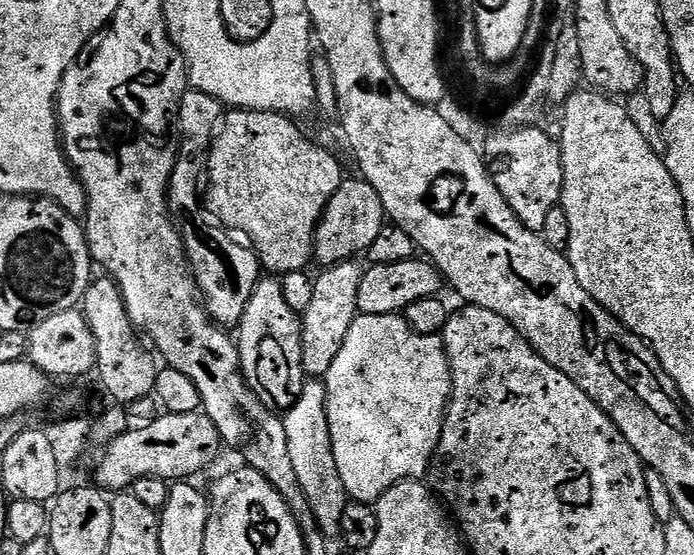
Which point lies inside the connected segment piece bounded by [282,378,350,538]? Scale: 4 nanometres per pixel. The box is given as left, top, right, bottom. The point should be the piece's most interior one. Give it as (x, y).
(307, 427)

